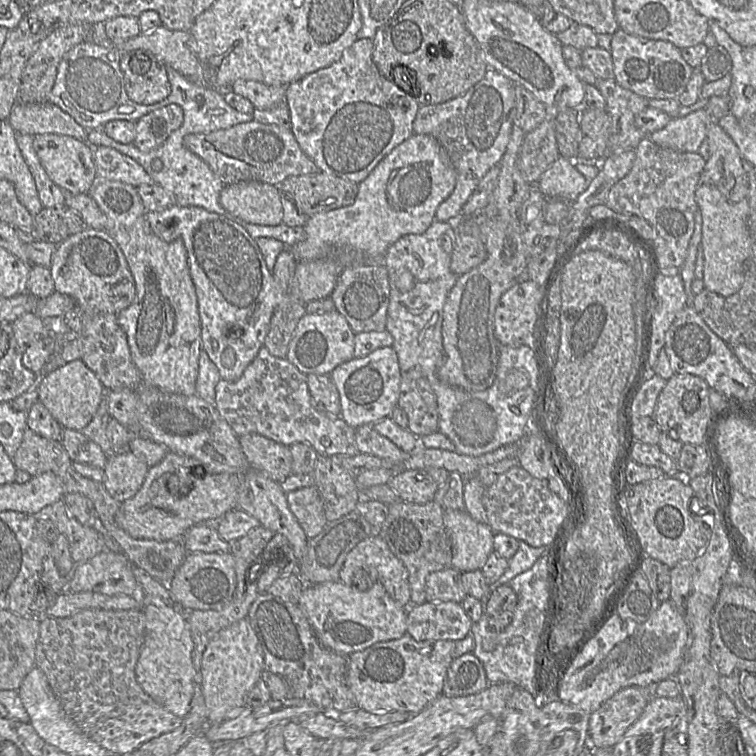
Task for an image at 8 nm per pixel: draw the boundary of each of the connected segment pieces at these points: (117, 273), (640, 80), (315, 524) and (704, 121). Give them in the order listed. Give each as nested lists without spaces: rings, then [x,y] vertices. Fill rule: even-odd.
[[[85,227],[56,245],[50,265],[55,292],[71,296],[76,306],[63,315],[73,334],[80,332],[84,311],[118,314],[135,299],[135,283],[125,256],[106,232]]]
[[[621,28],[612,34],[610,52],[615,81],[623,88],[647,99],[678,99],[694,69],[683,59],[680,49],[673,43],[631,35]]]
[[[315,486],[287,493],[289,508],[303,528],[308,539],[317,537],[329,523],[322,497]]]
[[[706,108],[683,117],[674,117],[662,129],[649,135],[657,145],[679,152],[698,152],[706,138],[707,128],[714,121]]]

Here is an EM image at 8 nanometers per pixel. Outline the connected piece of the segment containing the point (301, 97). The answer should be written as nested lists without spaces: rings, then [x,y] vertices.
[[[358,38],[338,61],[290,83],[285,93],[290,129],[301,150],[317,165],[320,172],[356,184],[363,181],[392,149],[414,133],[413,121],[417,113],[409,108],[407,93],[380,74],[373,62],[372,51],[372,40]]]

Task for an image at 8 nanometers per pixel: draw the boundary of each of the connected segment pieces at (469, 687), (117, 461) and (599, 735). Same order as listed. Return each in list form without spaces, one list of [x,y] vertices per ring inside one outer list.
[[[473,653],[455,658],[450,664],[442,690],[447,697],[462,697],[479,693],[488,687],[484,667]]]
[[[128,450],[108,456],[103,486],[119,503],[133,498],[140,490],[149,466]]]
[[[634,685],[617,691],[590,714],[589,745],[592,748],[612,749],[641,716],[650,700],[648,687]]]

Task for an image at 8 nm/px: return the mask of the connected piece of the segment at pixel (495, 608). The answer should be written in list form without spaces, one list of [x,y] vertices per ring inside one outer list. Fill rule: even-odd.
[[[508,584],[492,590],[485,609],[490,628],[496,632],[503,631],[512,621],[516,604],[517,595]]]

